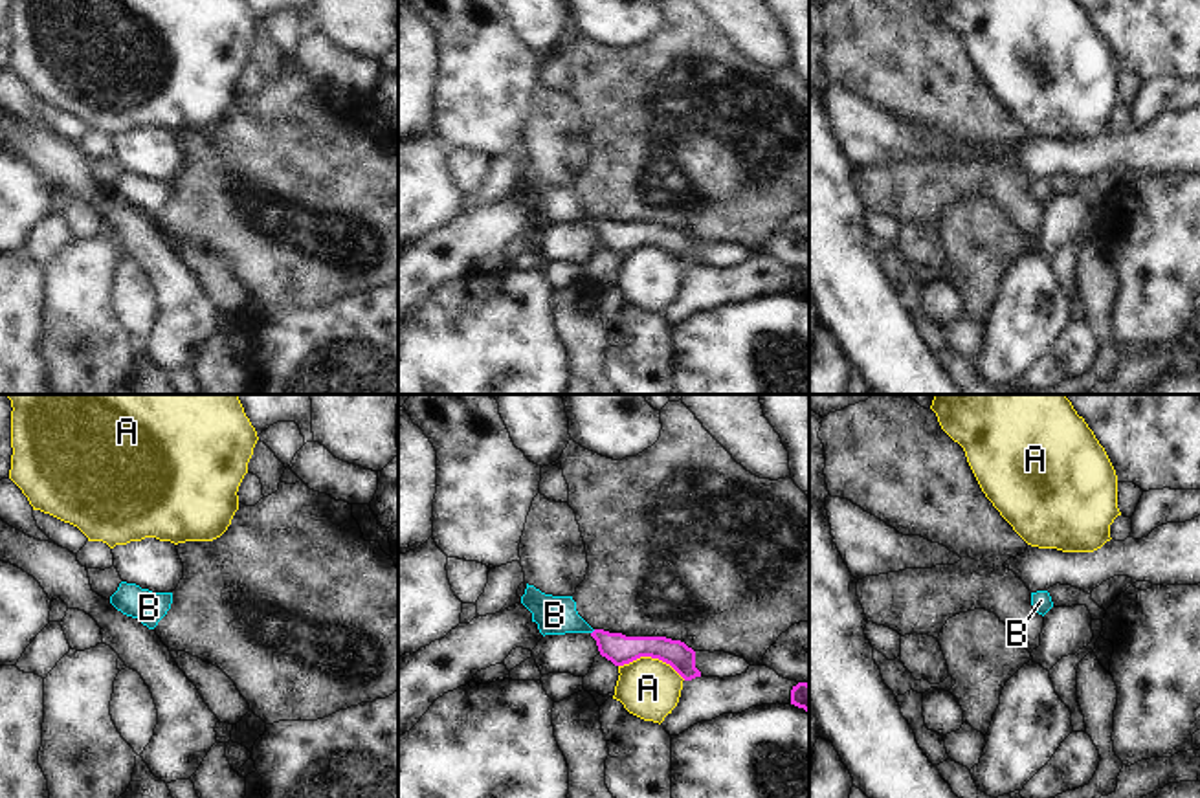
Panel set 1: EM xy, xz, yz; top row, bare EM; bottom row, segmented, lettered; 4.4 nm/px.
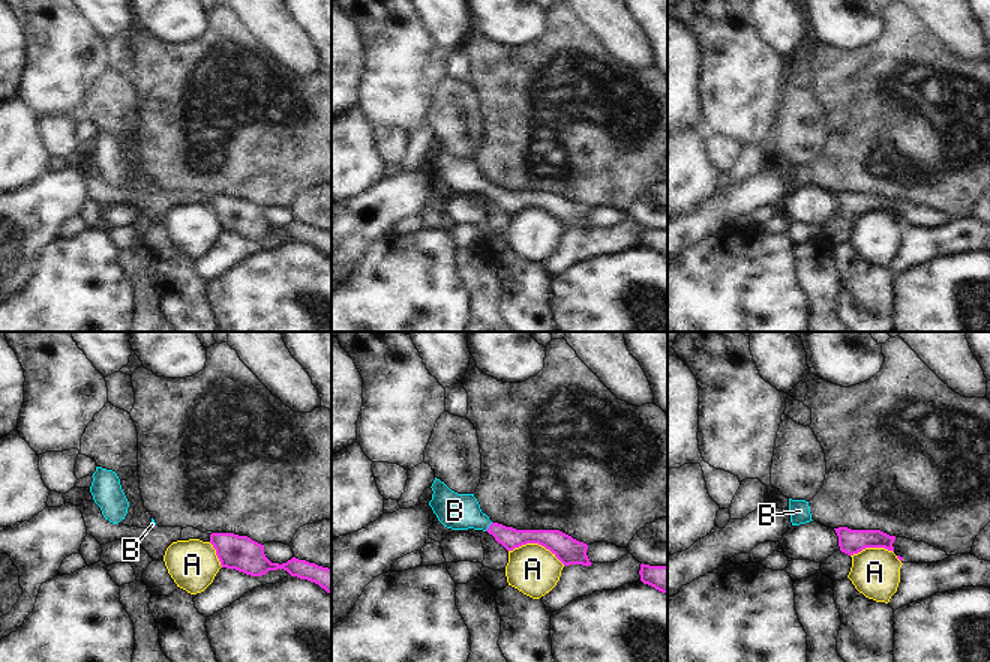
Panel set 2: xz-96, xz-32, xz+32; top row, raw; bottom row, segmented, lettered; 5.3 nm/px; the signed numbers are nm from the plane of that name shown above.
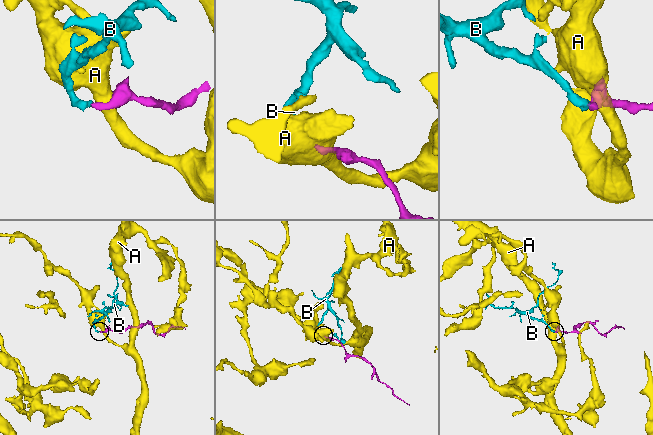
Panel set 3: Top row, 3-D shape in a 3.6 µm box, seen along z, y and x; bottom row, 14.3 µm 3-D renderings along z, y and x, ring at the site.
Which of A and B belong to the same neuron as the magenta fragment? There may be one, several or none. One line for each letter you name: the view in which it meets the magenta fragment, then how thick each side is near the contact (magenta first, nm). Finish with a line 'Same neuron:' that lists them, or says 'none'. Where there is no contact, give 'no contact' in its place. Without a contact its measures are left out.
B: xz | 130/180 nm
Same neuron: B

